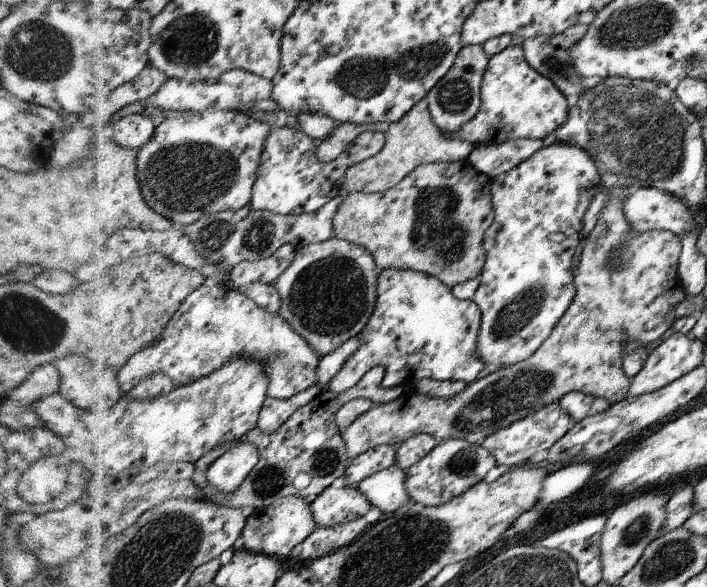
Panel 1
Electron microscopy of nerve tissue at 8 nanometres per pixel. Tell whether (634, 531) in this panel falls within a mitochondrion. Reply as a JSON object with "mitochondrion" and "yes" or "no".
{"mitochondrion":"yes"}

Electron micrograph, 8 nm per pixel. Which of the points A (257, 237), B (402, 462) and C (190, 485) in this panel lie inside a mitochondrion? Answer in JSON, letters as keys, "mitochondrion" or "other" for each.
{"A":"mitochondrion","B":"other","C":"other"}

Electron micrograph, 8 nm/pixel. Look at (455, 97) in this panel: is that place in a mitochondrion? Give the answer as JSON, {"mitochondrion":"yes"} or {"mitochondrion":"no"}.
{"mitochondrion":"yes"}

